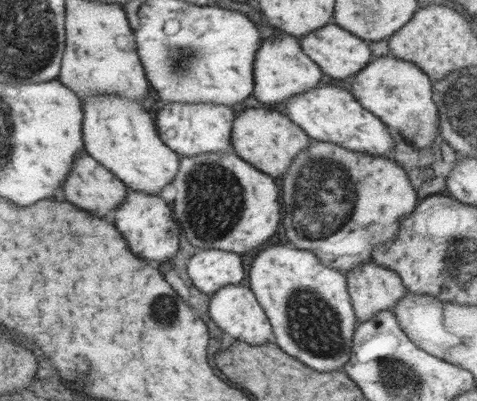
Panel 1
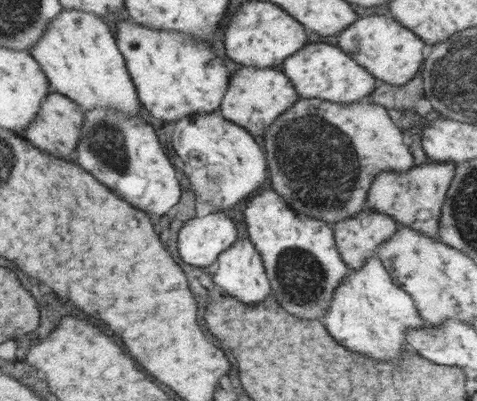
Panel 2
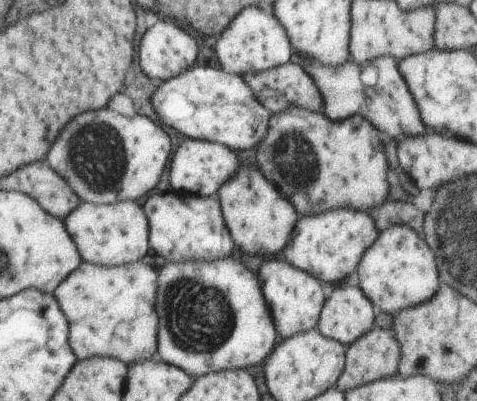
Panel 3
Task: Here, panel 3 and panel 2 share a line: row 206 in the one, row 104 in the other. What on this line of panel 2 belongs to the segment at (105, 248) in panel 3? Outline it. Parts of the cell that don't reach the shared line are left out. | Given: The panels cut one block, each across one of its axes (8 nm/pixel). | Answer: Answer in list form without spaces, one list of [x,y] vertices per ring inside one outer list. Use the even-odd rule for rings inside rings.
[[[65,8],[45,30],[39,44],[31,46],[29,54],[39,62],[51,90],[73,100],[83,112],[109,108],[119,114],[137,114],[141,108],[139,96],[129,80],[127,64],[123,64],[121,50],[117,50],[111,30],[91,12]]]

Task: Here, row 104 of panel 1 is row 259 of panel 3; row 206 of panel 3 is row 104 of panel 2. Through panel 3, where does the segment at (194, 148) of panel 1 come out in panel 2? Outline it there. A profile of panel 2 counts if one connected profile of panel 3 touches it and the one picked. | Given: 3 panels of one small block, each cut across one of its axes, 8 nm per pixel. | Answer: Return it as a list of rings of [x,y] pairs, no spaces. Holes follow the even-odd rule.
[[[129,16],[113,24],[117,28],[119,50],[127,58],[127,70],[135,88],[139,90],[139,100],[151,118],[163,122],[175,122],[181,118],[209,116],[221,108],[223,96],[229,88],[229,74],[223,62],[213,56],[213,48],[207,42],[193,42],[191,36],[183,36],[171,30],[153,30],[131,22]]]

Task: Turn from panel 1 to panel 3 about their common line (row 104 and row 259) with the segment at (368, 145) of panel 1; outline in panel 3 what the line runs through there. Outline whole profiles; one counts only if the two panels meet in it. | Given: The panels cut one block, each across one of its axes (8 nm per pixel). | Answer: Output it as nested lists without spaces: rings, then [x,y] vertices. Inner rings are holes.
[[[333,208],[315,216],[299,216],[295,222],[295,232],[291,242],[283,246],[281,258],[287,260],[291,266],[315,276],[321,284],[343,284],[349,274],[359,270],[359,258],[363,252],[375,242],[377,230],[373,218],[367,212],[353,210],[353,208]]]

